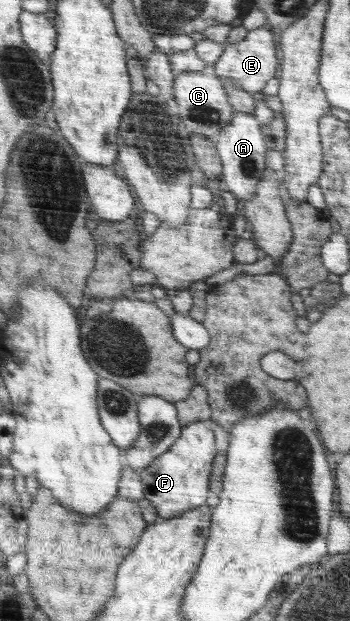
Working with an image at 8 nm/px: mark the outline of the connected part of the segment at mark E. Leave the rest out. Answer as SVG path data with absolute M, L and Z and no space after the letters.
M268 26L248 31L246 37L238 43L226 43L222 56L214 63L215 75L220 79L228 79L247 93L260 93L266 85L266 81L274 78L278 71L278 57L274 55L276 43L272 39L272 33Z

